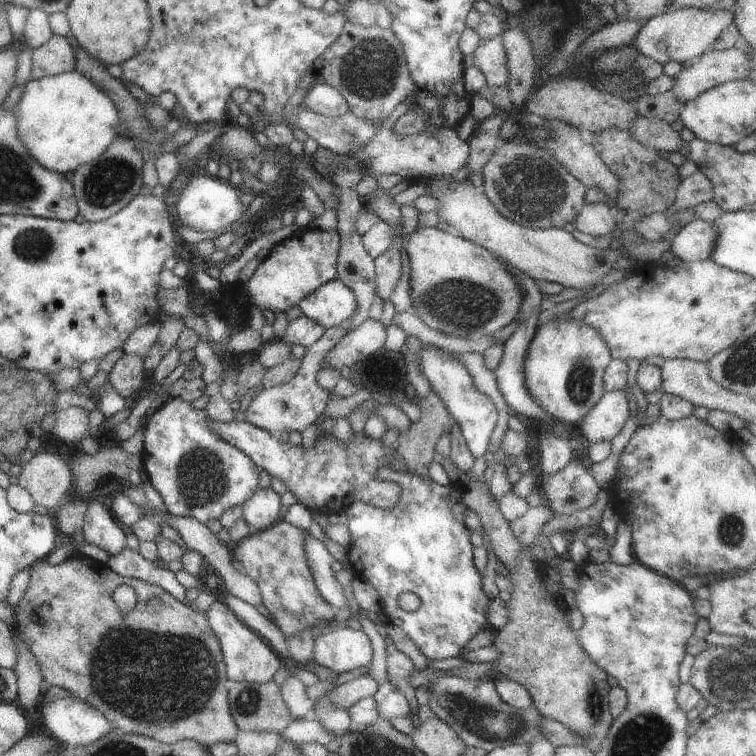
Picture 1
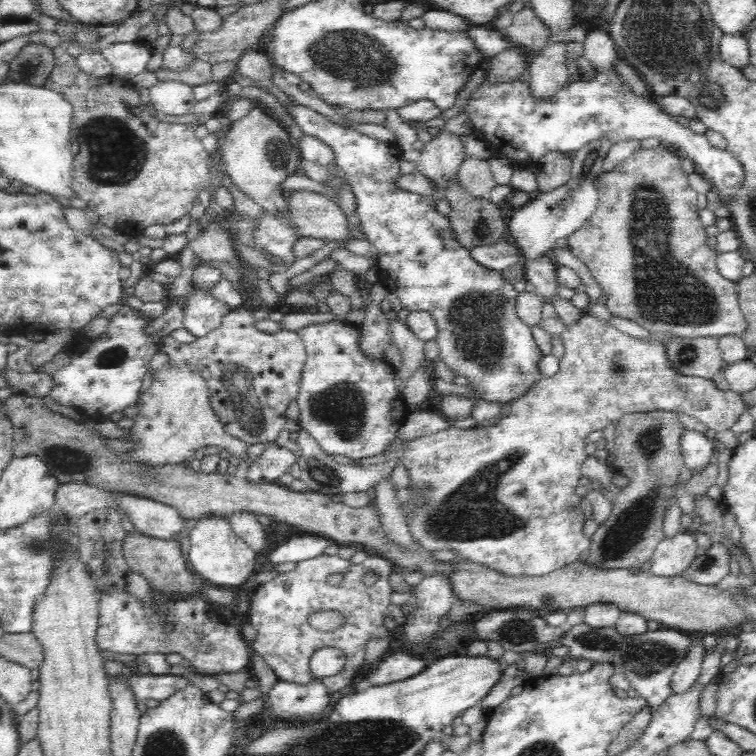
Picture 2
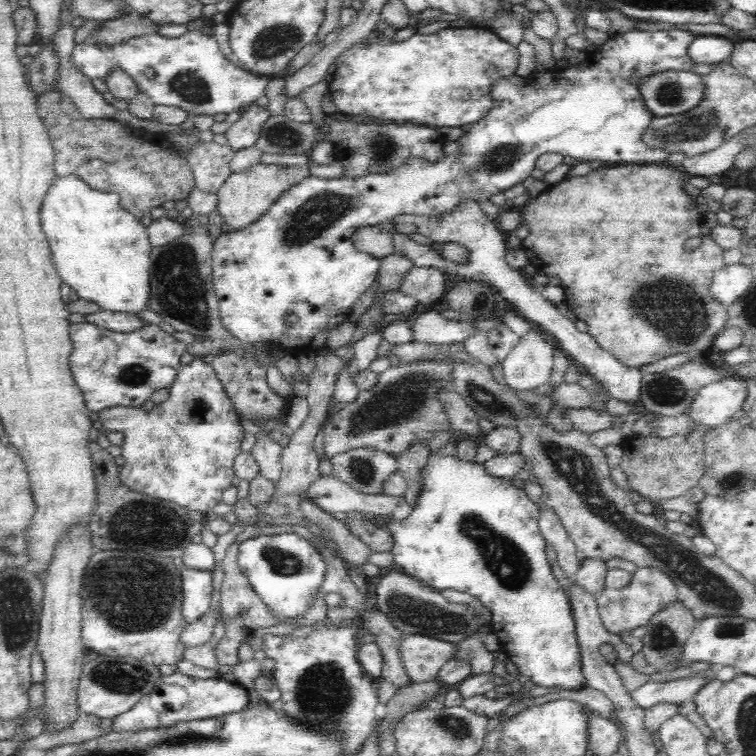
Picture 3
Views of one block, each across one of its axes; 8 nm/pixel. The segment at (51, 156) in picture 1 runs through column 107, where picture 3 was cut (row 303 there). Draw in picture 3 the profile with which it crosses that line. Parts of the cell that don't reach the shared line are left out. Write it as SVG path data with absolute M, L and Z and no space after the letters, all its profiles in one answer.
M55 176L42 200L40 221L50 243L52 260L61 281L68 284L79 298L97 304L101 310L135 314L148 309L151 244L147 228L121 205L120 195L94 190L77 176Z

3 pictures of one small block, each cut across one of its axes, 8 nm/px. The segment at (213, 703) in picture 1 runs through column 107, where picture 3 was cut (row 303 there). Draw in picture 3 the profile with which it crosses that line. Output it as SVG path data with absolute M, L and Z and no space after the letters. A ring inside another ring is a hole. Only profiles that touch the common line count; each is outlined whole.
M671 164L654 165L620 165L616 168L606 168L606 170L590 170L584 176L566 177L557 185L546 188L537 197L531 199L520 212L523 217L522 224L529 229L529 235L521 241L521 248L526 252L529 264L533 265L538 272L544 272L548 276L556 276L560 280L560 286L564 291L564 302L571 308L577 316L577 320L582 320L588 324L587 334L595 340L598 347L611 353L618 362L636 369L655 363L663 358L676 355L682 352L692 352L692 350L706 350L711 348L713 340L716 339L727 326L727 306L716 302L712 298L710 285L717 270L720 270L725 262L723 252L725 251L711 237L710 234L702 234L703 213L697 211L693 193L685 191L685 184L688 183L686 175L679 167ZM676 236L696 238L700 236L701 243L698 248L686 251L684 242L678 244L676 248Z

